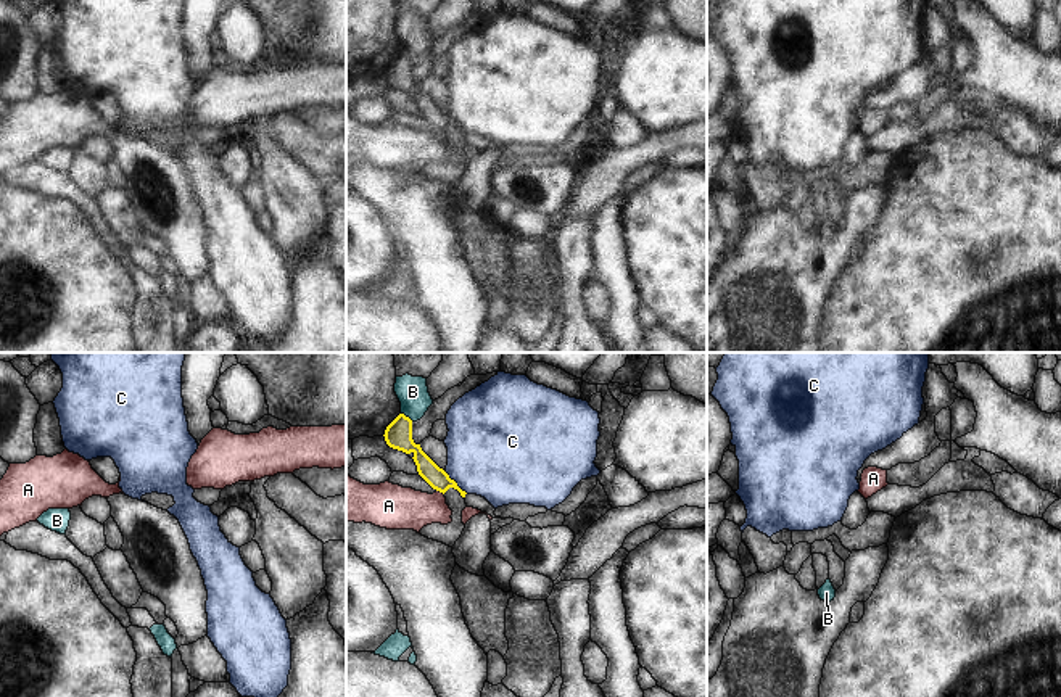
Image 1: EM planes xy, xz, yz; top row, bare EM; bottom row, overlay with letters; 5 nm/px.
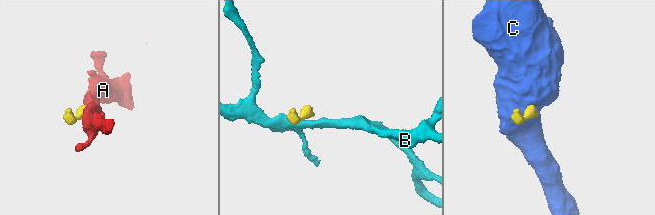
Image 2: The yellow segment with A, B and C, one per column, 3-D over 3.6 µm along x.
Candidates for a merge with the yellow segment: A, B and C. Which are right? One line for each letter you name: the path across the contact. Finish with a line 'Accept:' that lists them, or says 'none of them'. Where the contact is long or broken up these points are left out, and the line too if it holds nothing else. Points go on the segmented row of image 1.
Accept: none of them

